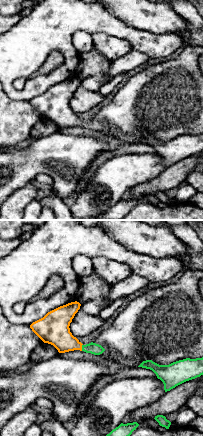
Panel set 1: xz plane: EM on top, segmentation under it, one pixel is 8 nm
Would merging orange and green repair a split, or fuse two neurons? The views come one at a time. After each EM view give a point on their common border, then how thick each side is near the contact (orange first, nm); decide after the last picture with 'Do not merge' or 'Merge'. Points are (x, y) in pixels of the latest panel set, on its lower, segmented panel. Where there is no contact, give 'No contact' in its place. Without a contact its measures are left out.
Touches orange at (81, 347). Thickness 220 nm (orange) against 90 nm

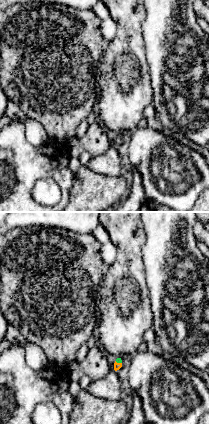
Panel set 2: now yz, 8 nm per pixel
Touches orange at (118, 363). Thickness 60 nm (orange) against 50 nm

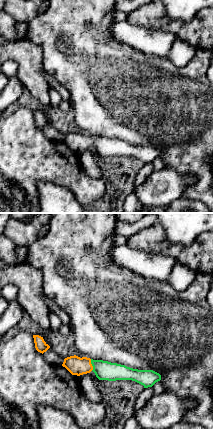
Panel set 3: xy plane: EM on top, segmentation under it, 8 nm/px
Touches orange at (91, 365). Thickness 150 nm (orange) against 160 nm

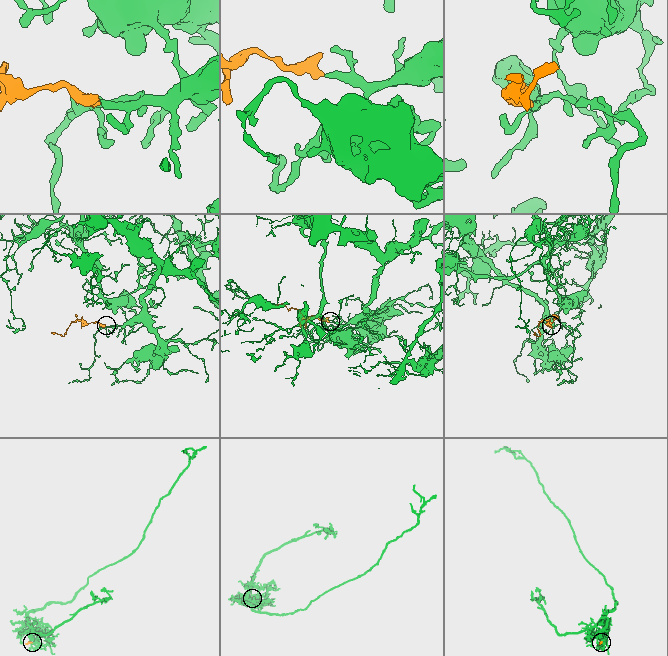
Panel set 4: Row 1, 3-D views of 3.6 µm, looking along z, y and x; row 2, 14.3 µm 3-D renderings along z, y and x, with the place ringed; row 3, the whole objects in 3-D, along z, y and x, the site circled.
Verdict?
Merge

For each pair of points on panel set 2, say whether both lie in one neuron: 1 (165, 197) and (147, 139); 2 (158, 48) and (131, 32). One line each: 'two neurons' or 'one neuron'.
1: one neuron
2: two neurons

